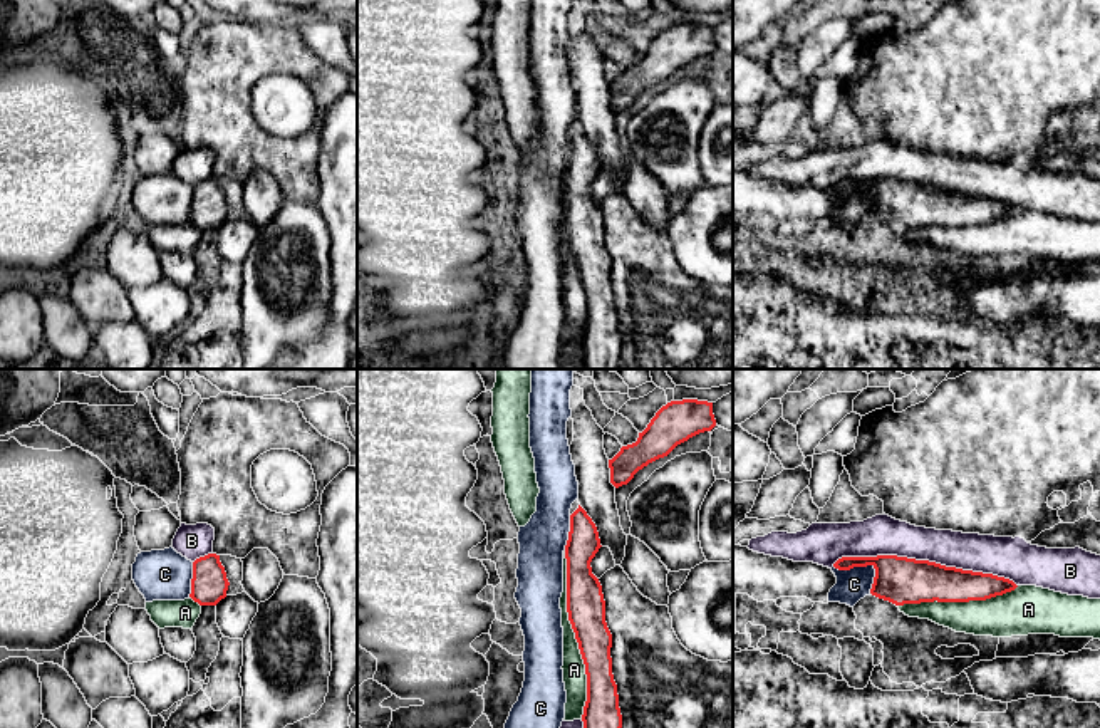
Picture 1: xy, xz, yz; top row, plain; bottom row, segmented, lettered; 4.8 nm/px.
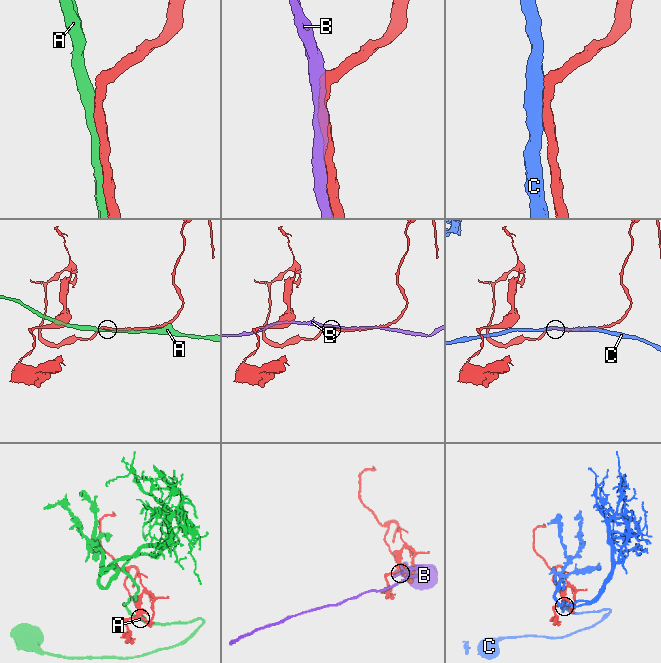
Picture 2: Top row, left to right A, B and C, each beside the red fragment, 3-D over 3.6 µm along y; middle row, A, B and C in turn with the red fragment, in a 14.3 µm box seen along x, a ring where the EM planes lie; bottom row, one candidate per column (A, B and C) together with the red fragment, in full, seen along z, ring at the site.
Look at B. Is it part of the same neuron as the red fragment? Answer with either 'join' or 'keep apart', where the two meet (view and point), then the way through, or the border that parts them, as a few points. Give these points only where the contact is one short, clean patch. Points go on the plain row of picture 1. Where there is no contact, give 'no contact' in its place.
keep apart; contact yz (924, 185)

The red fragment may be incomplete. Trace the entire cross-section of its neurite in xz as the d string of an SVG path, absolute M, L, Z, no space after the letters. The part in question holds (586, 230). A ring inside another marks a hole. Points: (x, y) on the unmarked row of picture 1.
M579 133L570 139L565 169L567 237L587 299L584 369L617 369L622 339L612 299L612 258L605 247L605 225L590 186L600 173L595 148Z

